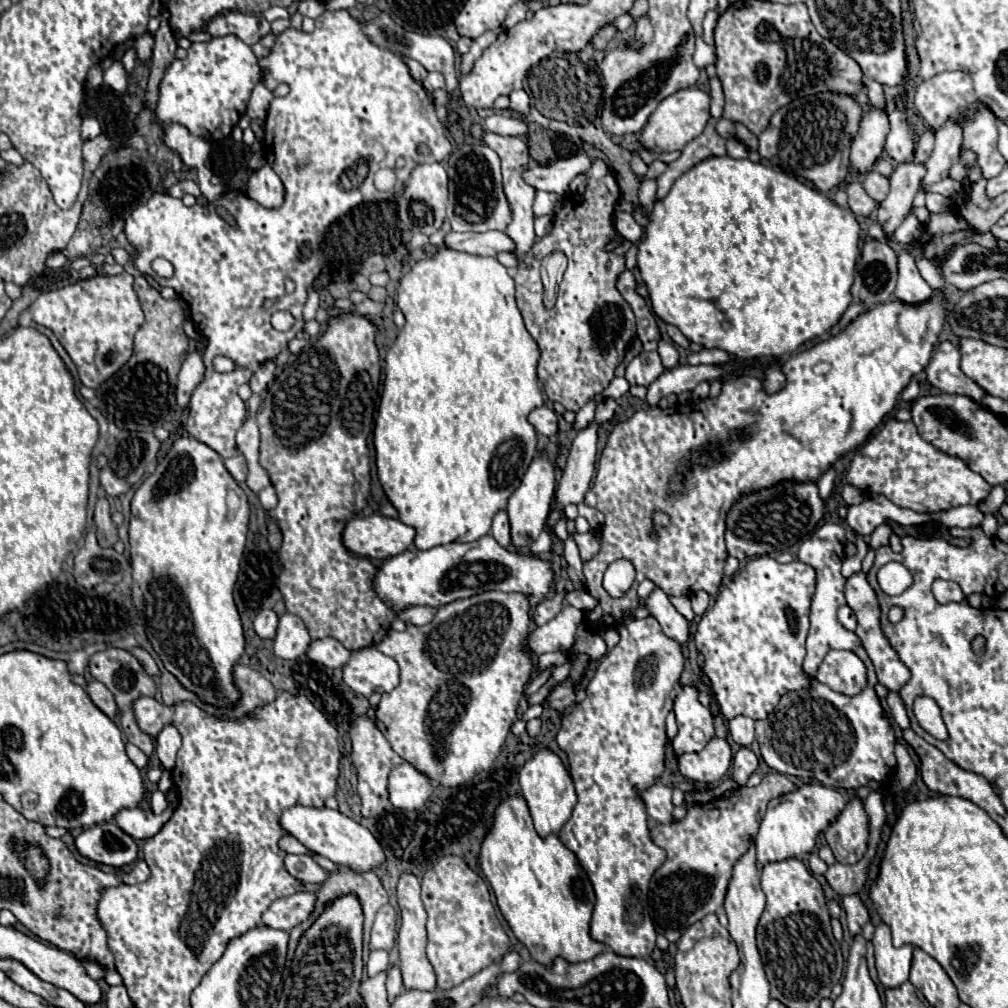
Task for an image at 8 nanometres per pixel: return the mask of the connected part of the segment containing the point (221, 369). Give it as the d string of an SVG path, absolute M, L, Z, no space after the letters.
M219 355L214 358L213 367L215 371L219 373L228 373L233 371L236 368L236 365L232 360Z

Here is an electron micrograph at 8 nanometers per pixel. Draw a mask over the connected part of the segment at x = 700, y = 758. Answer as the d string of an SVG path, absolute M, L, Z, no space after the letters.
M711 738L709 744L697 754L683 754L679 770L689 780L717 784L725 778L731 766L731 748L721 738Z

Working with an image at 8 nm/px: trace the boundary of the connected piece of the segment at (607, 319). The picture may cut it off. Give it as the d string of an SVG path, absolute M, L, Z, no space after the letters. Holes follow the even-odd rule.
M595 158L589 172L585 172L585 176L587 176L585 192L571 194L563 200L561 210L553 218L553 228L551 228L549 236L539 240L531 248L531 252L527 252L527 256L523 256L519 260L517 272L513 276L515 286L517 286L517 296L515 296L517 308L523 316L527 332L533 336L533 340L537 342L539 352L541 352L541 358L537 364L537 376L539 376L541 384L545 386L543 392L551 402L559 402L565 410L573 410L573 412L583 408L589 398L603 392L603 388L611 382L617 364L625 358L627 346L635 338L635 314L629 308L629 302L617 290L617 276L621 272L625 272L625 254L631 248L631 242L621 238L617 248L607 250L607 244L619 236L619 232L613 224L613 208L615 208L617 200L621 198L621 190L619 190L619 184L615 182L613 170L609 168L609 164L603 158ZM553 250L561 250L569 258L569 266L565 270L561 286L559 286L559 296L557 296L555 308L545 310L543 300L541 300L543 298L543 284L541 284L541 276L539 276L539 264Z

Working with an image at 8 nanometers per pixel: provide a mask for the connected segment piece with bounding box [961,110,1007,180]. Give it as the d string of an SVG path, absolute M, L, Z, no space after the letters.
M983 110L973 120L963 124L961 153L967 149L977 154L977 164L983 170L985 180L999 176L999 172L1007 166L1007 160L997 150L997 128L993 112Z

